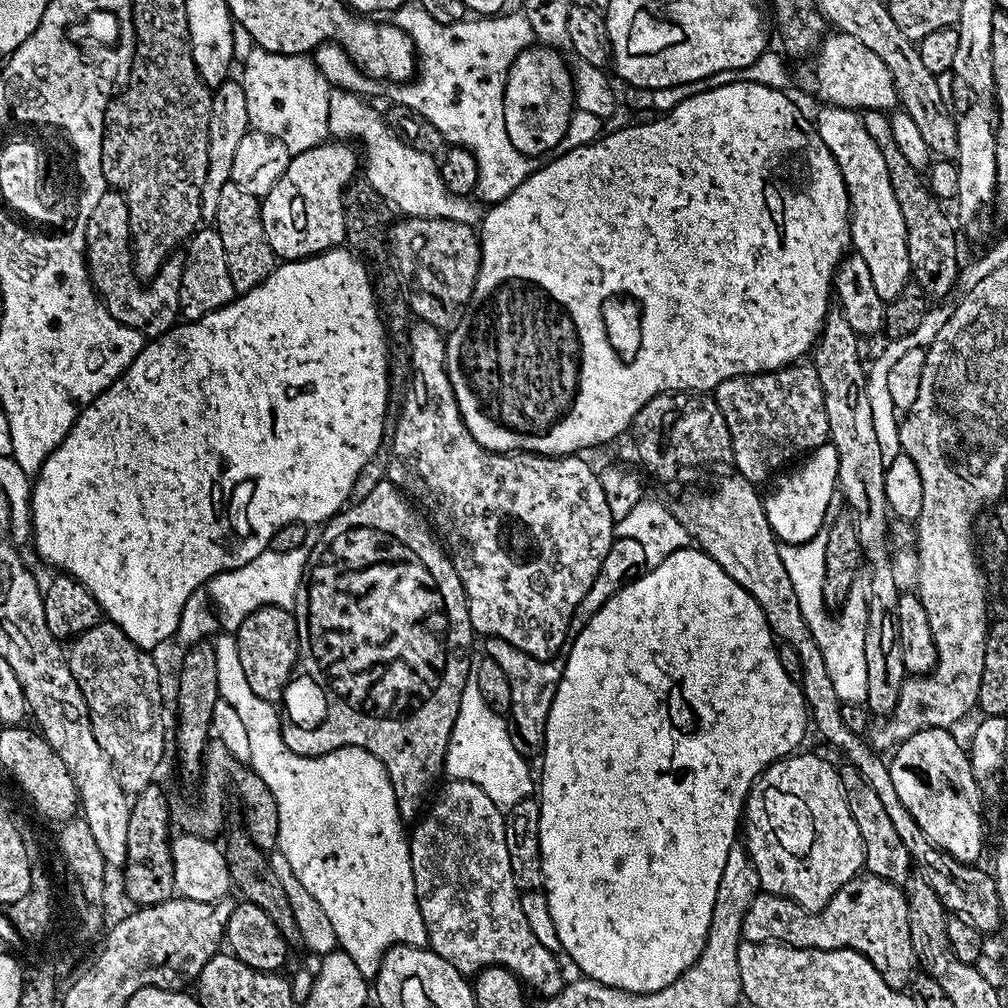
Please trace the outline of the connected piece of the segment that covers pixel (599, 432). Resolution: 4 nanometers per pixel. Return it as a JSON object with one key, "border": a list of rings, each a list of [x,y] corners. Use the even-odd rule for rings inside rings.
{"border":[[[735,80],[735,81],[734,81],[734,82],[730,82],[730,83],[729,83],[729,84],[727,84],[727,85],[726,85],[726,86],[718,86],[718,87],[717,87],[717,88],[707,88],[707,89],[706,89],[706,91],[705,91],[705,92],[699,92],[699,93],[698,93],[698,94],[694,94],[694,95],[693,95],[693,96],[691,96],[691,97],[690,97],[690,98],[686,98],[686,99],[685,99],[685,100],[683,100],[683,101],[682,101],[682,102],[678,102],[678,106],[674,106],[674,107],[673,107],[673,108],[671,108],[671,110],[669,110],[669,111],[668,111],[668,112],[665,112],[665,113],[663,113],[663,114],[660,114],[660,115],[657,115],[657,118],[656,118],[656,120],[655,120],[655,121],[654,121],[654,122],[650,122],[650,123],[649,123],[649,124],[632,124],[632,125],[631,125],[631,126],[627,126],[627,127],[628,127],[628,128],[620,128],[620,129],[618,129],[618,130],[617,130],[617,132],[612,132],[612,133],[610,133],[610,132],[611,132],[611,131],[609,131],[609,132],[608,132],[608,133],[607,133],[607,134],[604,134],[604,135],[601,135],[601,137],[600,137],[600,139],[599,139],[599,140],[595,140],[595,141],[594,141],[594,142],[593,142],[593,144],[587,144],[587,145],[586,145],[586,146],[578,146],[578,147],[577,147],[577,148],[575,148],[575,149],[574,149],[574,150],[570,150],[570,151],[569,151],[569,152],[565,152],[565,151],[561,151],[561,152],[560,152],[560,153],[559,153],[559,155],[560,155],[560,157],[558,157],[558,158],[557,158],[557,160],[552,160],[552,161],[550,161],[550,162],[549,162],[549,164],[544,164],[544,163],[541,163],[541,164],[540,164],[540,165],[539,165],[539,167],[537,167],[537,169],[536,169],[536,171],[534,171],[534,172],[532,172],[532,173],[530,173],[530,174],[529,174],[529,175],[528,175],[528,177],[527,177],[527,178],[525,178],[525,180],[524,180],[524,181],[523,181],[523,182],[522,182],[522,183],[521,183],[521,184],[519,184],[519,185],[518,185],[518,186],[517,186],[517,187],[516,187],[516,189],[515,189],[515,190],[514,190],[514,191],[512,191],[512,192],[511,192],[511,193],[510,193],[510,194],[509,194],[509,196],[507,196],[507,198],[505,198],[505,199],[504,199],[504,200],[499,200],[499,201],[498,201],[498,202],[497,202],[497,204],[493,204],[493,205],[491,205],[491,207],[489,207],[489,208],[488,208],[488,209],[487,209],[487,211],[485,211],[485,212],[484,212],[484,213],[483,213],[483,216],[482,216],[482,223],[481,223],[481,224],[480,224],[480,225],[479,225],[479,228],[478,228],[478,235],[479,235],[479,240],[480,240],[480,246],[481,246],[481,264],[480,264],[480,269],[479,269],[479,270],[478,270],[478,274],[477,274],[477,278],[476,278],[476,281],[475,281],[475,282],[474,282],[474,290],[473,290],[473,291],[472,291],[472,299],[471,299],[471,300],[469,300],[469,301],[468,301],[468,303],[467,303],[467,305],[466,305],[466,307],[465,307],[465,308],[464,308],[464,309],[463,309],[463,312],[462,312],[462,315],[464,315],[464,317],[462,317],[462,318],[461,318],[461,320],[460,320],[460,321],[458,321],[458,322],[457,322],[457,324],[456,324],[456,329],[454,329],[454,328],[455,328],[455,324],[454,324],[454,327],[453,327],[453,328],[452,328],[452,329],[451,329],[451,331],[449,331],[449,332],[448,332],[448,333],[447,333],[447,336],[446,336],[446,339],[445,339],[445,342],[444,342],[444,345],[445,345],[445,346],[446,346],[446,370],[447,370],[447,371],[448,371],[448,377],[449,377],[449,378],[450,378],[450,386],[451,386],[451,387],[452,387],[452,389],[453,389],[453,390],[454,390],[454,398],[455,398],[455,399],[456,399],[456,401],[457,401],[457,402],[458,402],[458,410],[459,410],[459,411],[460,411],[460,413],[461,413],[461,414],[462,414],[462,418],[463,418],[463,419],[464,419],[464,421],[465,421],[465,422],[466,422],[466,430],[470,430],[470,434],[474,434],[474,438],[475,438],[475,439],[476,439],[476,441],[477,441],[477,442],[479,442],[479,444],[481,444],[481,446],[482,446],[482,447],[483,447],[483,448],[489,448],[489,450],[490,450],[490,451],[492,451],[492,452],[533,452],[533,453],[534,453],[534,454],[535,454],[535,455],[536,455],[536,456],[570,456],[570,455],[573,455],[573,454],[580,454],[580,453],[583,453],[583,451],[582,451],[582,450],[583,450],[583,448],[592,448],[592,447],[594,447],[594,446],[595,446],[595,444],[604,444],[604,443],[606,443],[606,442],[607,442],[607,440],[612,440],[612,439],[614,439],[614,438],[615,438],[615,436],[620,436],[620,435],[622,435],[622,434],[623,434],[623,432],[624,432],[624,435],[625,435],[625,433],[627,433],[627,432],[628,432],[628,431],[629,431],[629,429],[631,429],[631,427],[632,427],[632,420],[633,420],[633,418],[635,418],[635,416],[636,416],[636,415],[637,415],[637,414],[638,414],[638,410],[642,410],[642,406],[646,406],[646,402],[650,402],[650,398],[654,398],[654,397],[655,397],[655,396],[660,396],[660,395],[661,395],[661,394],[662,394],[662,393],[664,393],[664,392],[675,392],[675,391],[677,391],[677,392],[692,392],[692,391],[693,391],[693,390],[695,390],[695,391],[696,391],[696,392],[697,392],[697,393],[700,393],[700,394],[704,394],[704,393],[707,393],[707,392],[708,392],[708,391],[709,391],[709,390],[714,390],[714,389],[715,389],[715,388],[717,388],[717,386],[718,386],[718,385],[719,385],[719,384],[721,384],[721,382],[723,382],[723,381],[724,381],[724,380],[729,380],[729,379],[730,379],[730,378],[734,378],[734,377],[735,377],[735,376],[753,376],[753,375],[754,375],[754,374],[758,374],[758,373],[759,373],[759,372],[772,372],[772,371],[774,371],[774,369],[776,369],[776,368],[785,368],[785,366],[786,366],[786,365],[787,365],[787,364],[794,364],[794,363],[797,363],[797,361],[799,361],[799,360],[800,360],[800,359],[801,359],[801,358],[804,358],[804,357],[807,357],[807,356],[804,356],[804,355],[806,355],[806,354],[807,354],[807,352],[808,352],[808,355],[809,355],[809,353],[811,353],[811,352],[812,352],[812,351],[813,351],[813,348],[814,348],[814,345],[815,345],[815,343],[816,343],[816,341],[817,341],[817,339],[818,339],[818,337],[819,337],[819,335],[820,335],[820,330],[821,330],[821,328],[823,328],[823,327],[824,327],[824,318],[825,318],[825,316],[827,316],[827,315],[828,315],[828,313],[829,313],[829,311],[830,311],[830,305],[828,305],[828,300],[829,300],[829,304],[830,304],[830,289],[831,289],[831,288],[832,288],[832,278],[833,278],[833,276],[835,276],[835,274],[836,274],[836,267],[838,267],[838,265],[840,265],[840,262],[841,262],[841,260],[843,260],[843,259],[844,259],[844,257],[845,257],[845,255],[846,255],[846,249],[844,249],[844,244],[845,244],[845,248],[846,248],[846,245],[847,245],[847,244],[848,244],[848,243],[849,243],[849,240],[850,240],[850,213],[849,213],[849,210],[848,210],[848,191],[847,191],[847,190],[846,190],[846,186],[845,186],[845,185],[844,185],[844,179],[843,179],[843,178],[842,178],[842,174],[841,174],[841,173],[840,173],[840,171],[839,171],[839,170],[838,170],[838,166],[837,166],[837,165],[836,165],[836,159],[835,159],[835,158],[834,158],[834,157],[833,157],[833,156],[832,156],[832,155],[831,155],[831,154],[830,154],[830,150],[826,150],[826,146],[825,146],[825,145],[824,145],[824,143],[823,143],[823,142],[822,142],[822,138],[821,138],[821,137],[820,137],[820,135],[818,135],[818,134],[817,134],[817,133],[816,133],[816,125],[815,125],[815,123],[813,123],[813,121],[812,121],[812,120],[811,120],[811,119],[809,119],[809,117],[808,117],[808,120],[807,120],[807,118],[806,118],[806,117],[804,117],[804,112],[803,112],[803,110],[802,110],[802,109],[800,109],[800,108],[799,108],[799,106],[798,106],[798,105],[796,105],[796,104],[795,104],[795,102],[794,102],[794,101],[792,101],[792,100],[791,100],[791,98],[790,98],[790,97],[788,97],[788,96],[787,96],[787,95],[788,95],[788,94],[789,94],[789,93],[788,93],[788,92],[787,92],[787,91],[784,91],[784,90],[781,90],[781,89],[778,89],[778,88],[771,88],[771,87],[770,87],[770,86],[766,86],[766,85],[765,85],[765,84],[756,84],[756,83],[755,83],[755,82],[753,82],[753,80]]]}

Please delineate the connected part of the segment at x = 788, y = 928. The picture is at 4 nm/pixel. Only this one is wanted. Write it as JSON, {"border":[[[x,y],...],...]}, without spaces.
{"border":[[[861,874],[846,882],[830,898],[830,902],[816,912],[798,907],[785,896],[775,896],[761,890],[754,902],[750,902],[746,918],[742,918],[740,938],[750,944],[775,942],[788,944],[792,948],[849,948],[865,956],[891,988],[901,990],[909,987],[918,968],[914,946],[910,942],[905,889],[871,874]]]}

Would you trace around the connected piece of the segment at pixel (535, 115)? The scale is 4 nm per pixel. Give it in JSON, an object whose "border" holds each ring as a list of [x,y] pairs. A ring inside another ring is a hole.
{"border":[[[552,46],[525,48],[508,71],[504,87],[506,134],[510,134],[510,142],[524,156],[540,158],[551,148],[559,149],[574,115],[572,70],[569,61],[564,61],[556,52],[559,51]]]}

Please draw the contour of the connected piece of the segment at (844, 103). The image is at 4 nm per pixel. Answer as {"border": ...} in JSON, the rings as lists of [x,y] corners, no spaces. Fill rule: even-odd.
{"border":[[[833,31],[820,41],[815,56],[812,76],[816,79],[816,92],[824,99],[825,105],[853,110],[892,110],[897,107],[892,71],[884,65],[882,58],[878,58],[878,54],[874,54],[874,50],[870,50],[870,46],[862,46],[858,38]]]}

